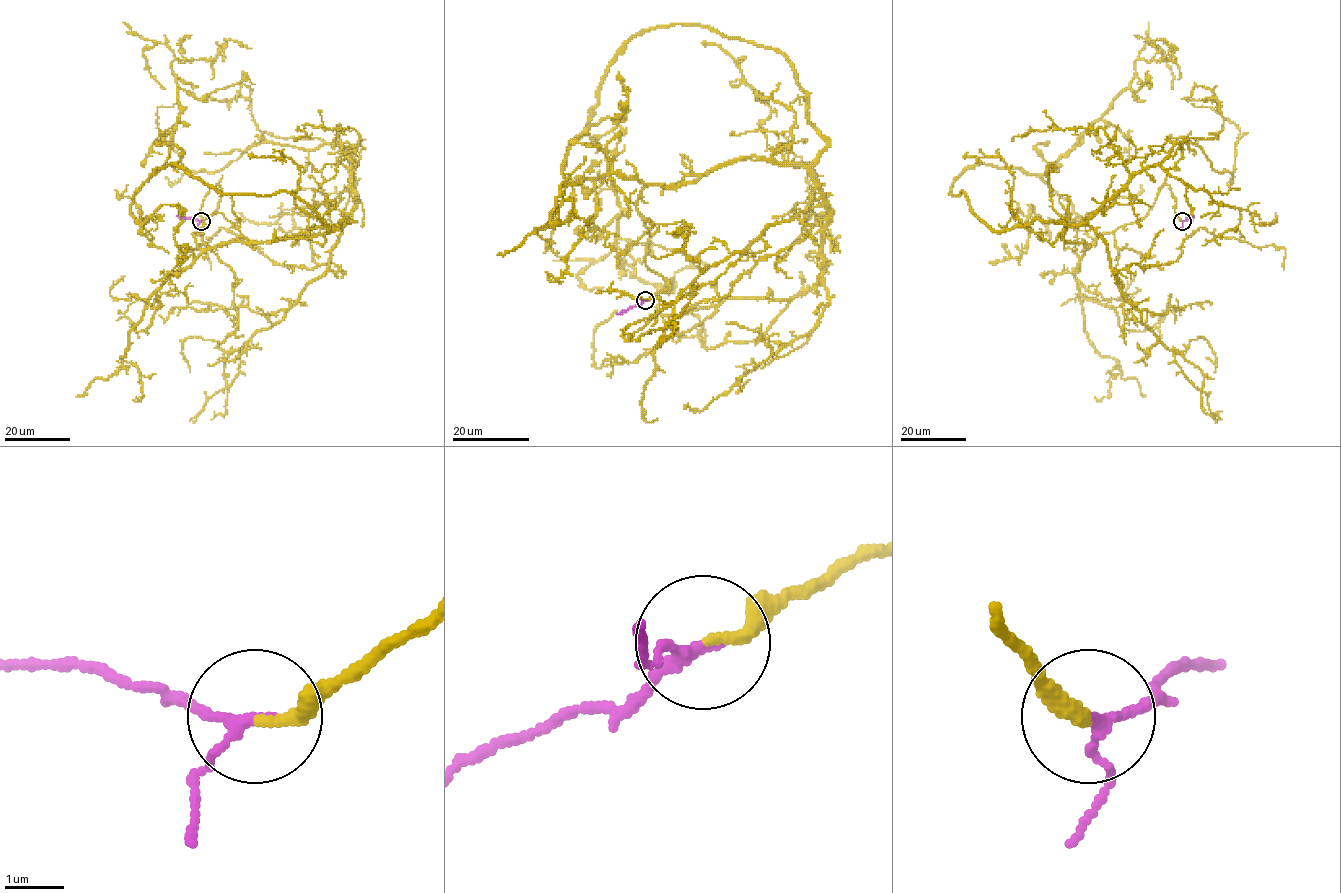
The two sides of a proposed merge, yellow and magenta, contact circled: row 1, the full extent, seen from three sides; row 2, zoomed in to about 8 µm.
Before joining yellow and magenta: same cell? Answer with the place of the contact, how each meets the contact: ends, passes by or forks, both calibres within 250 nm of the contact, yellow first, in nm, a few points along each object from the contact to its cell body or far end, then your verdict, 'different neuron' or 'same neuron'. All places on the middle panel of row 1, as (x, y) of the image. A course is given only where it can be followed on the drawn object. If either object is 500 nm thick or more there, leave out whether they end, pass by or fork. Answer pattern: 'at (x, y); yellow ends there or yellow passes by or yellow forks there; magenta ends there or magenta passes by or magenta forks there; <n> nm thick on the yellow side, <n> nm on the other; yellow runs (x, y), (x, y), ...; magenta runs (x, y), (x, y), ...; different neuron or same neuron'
at (645, 300); yellow ends there; magenta passes by; 180 nm thick on the yellow side, 170 nm on the other; yellow runs (646, 300), (647, 185), (827, 139), (780, 52), (670, 24), (588, 135), (620, 260), (704, 270); magenta runs (646, 300), (616, 314); same neuron

